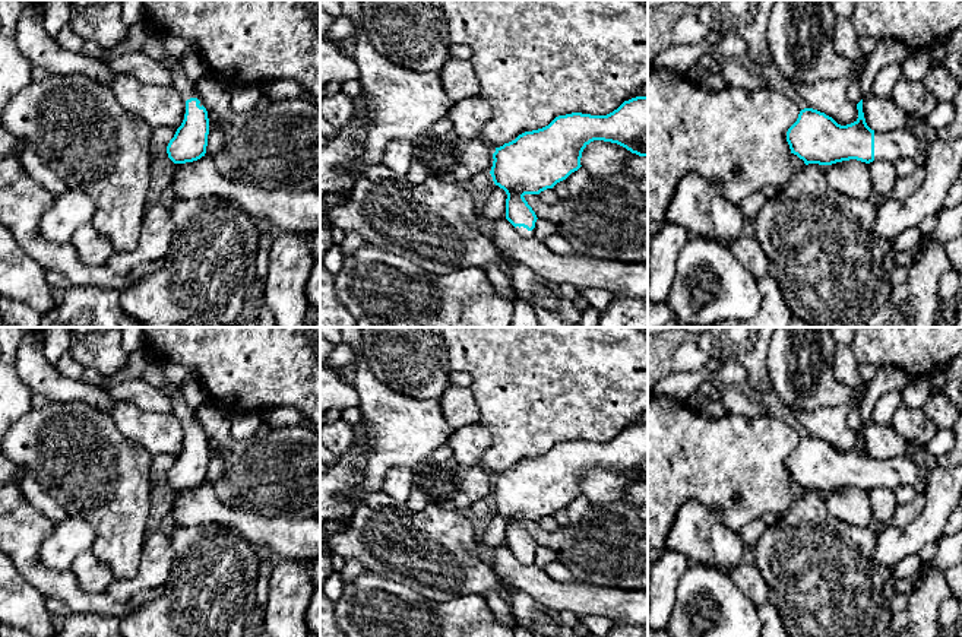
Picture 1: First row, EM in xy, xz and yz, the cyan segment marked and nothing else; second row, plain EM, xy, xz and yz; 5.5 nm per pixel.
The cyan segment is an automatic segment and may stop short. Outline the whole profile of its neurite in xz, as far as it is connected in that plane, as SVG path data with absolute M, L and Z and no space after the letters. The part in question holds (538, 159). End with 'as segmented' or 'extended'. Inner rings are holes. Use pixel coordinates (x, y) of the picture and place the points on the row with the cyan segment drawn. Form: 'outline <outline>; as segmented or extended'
outline M636 96L624 101L607 115L572 112L556 117L548 126L525 131L515 140L496 148L493 153L491 177L496 186L503 188L506 199L506 219L520 237L534 235L537 215L525 200L525 194L539 194L553 188L577 171L583 149L594 140L617 143L632 153L648 156L648 96Z; extended

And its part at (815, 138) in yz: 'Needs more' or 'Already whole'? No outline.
Needs more

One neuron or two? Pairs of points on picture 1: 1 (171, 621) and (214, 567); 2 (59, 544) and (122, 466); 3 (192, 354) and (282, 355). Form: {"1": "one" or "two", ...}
{"1": "one", "2": "two", "3": "one"}

